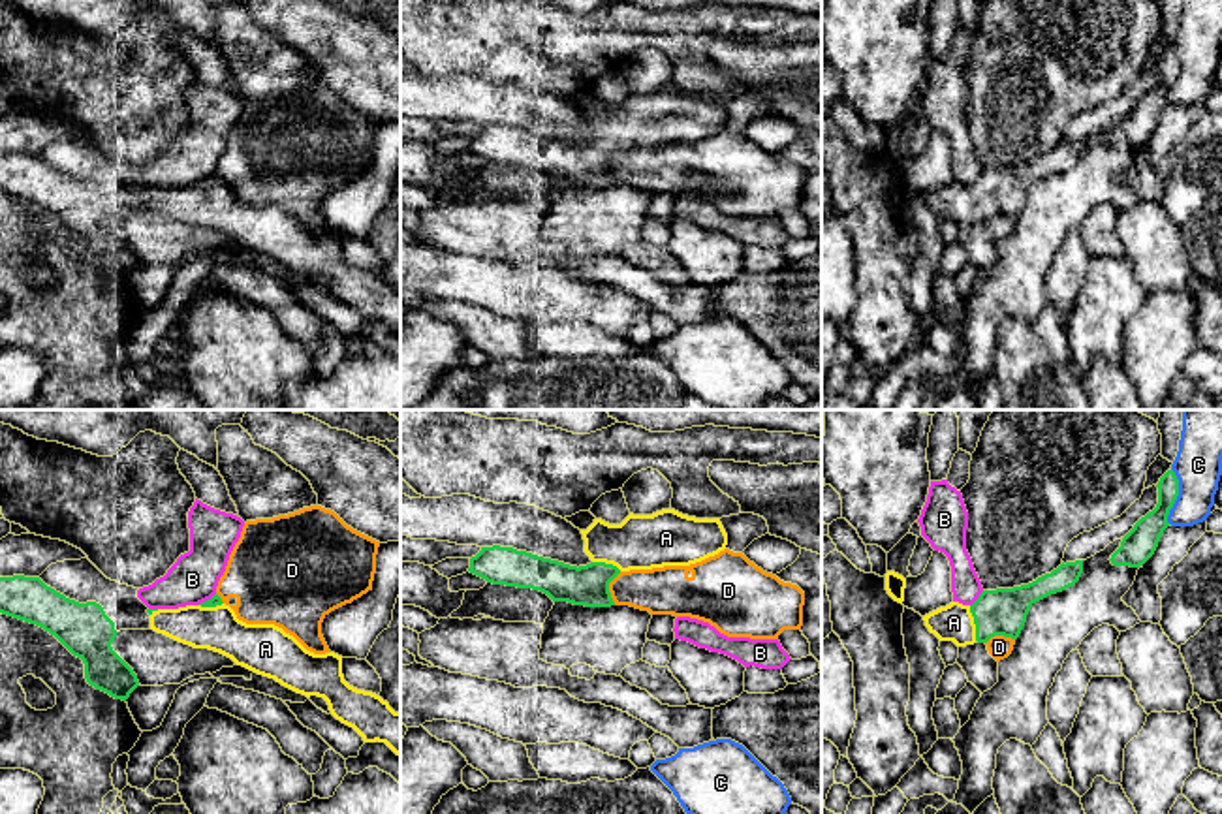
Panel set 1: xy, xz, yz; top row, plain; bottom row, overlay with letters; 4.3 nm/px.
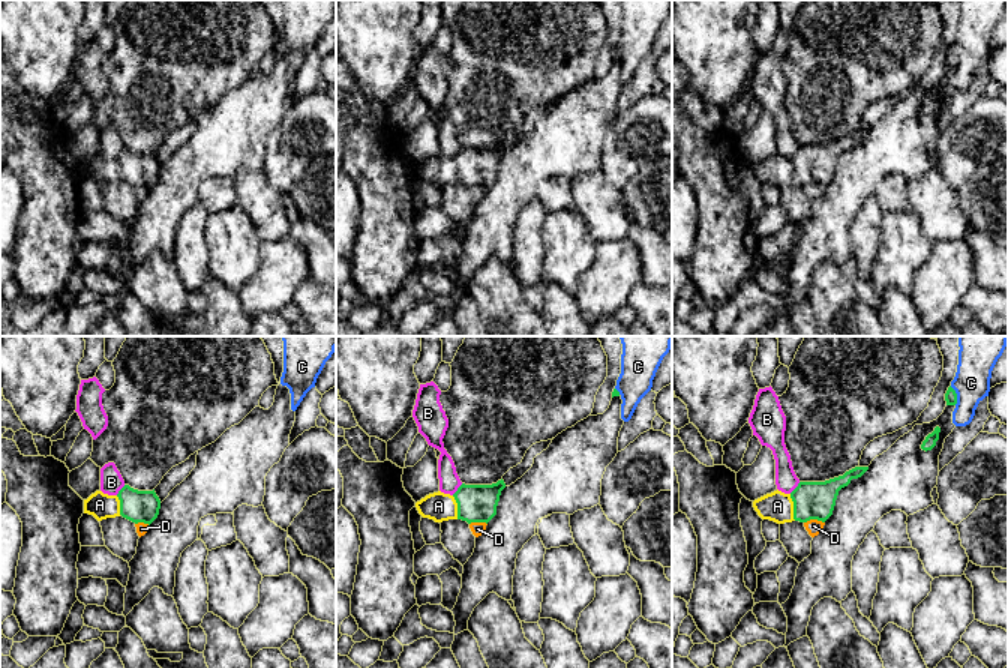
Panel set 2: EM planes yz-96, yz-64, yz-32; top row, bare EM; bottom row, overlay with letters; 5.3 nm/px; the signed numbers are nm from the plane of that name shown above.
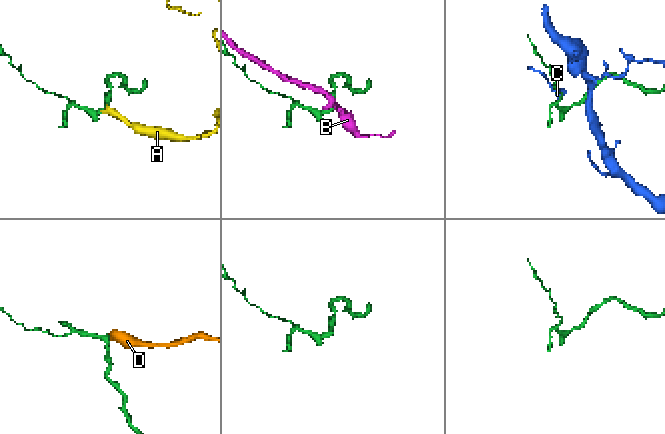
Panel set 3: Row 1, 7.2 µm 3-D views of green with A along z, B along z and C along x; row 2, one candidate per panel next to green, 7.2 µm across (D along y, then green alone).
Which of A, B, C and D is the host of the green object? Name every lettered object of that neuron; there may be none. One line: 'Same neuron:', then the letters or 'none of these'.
Same neuron: A

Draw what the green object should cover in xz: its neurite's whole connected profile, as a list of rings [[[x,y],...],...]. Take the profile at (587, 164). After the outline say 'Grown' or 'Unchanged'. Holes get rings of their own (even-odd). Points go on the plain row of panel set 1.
[[[675,88],[630,92],[620,103],[594,98],[581,113],[592,139],[587,145],[493,124],[470,137],[468,150],[493,164],[540,169],[553,180],[611,186],[609,162],[620,150],[690,145],[728,124],[720,98],[696,98]]]. Grown

